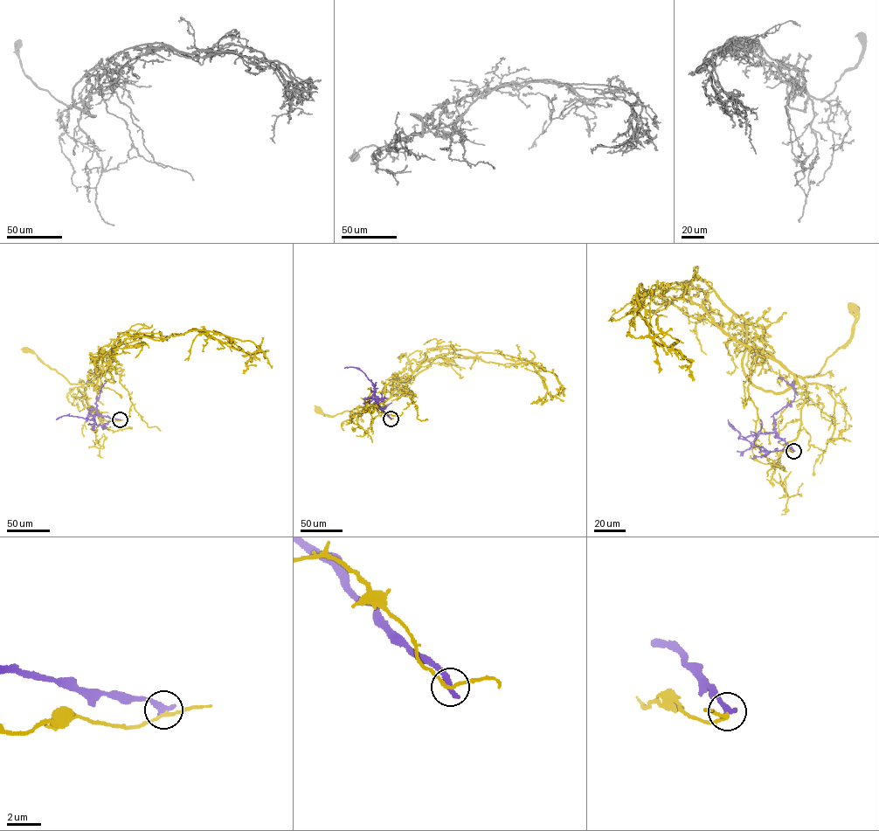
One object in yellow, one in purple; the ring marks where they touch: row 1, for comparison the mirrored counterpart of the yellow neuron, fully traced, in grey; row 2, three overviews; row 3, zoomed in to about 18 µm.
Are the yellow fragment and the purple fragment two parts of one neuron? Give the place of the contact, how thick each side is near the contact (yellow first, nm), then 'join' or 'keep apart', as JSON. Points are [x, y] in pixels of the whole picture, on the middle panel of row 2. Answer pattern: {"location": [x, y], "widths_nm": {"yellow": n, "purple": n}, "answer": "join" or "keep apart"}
{"location": [391, 418], "widths_nm": {"yellow": 180, "purple": 400}, "answer": "keep apart"}

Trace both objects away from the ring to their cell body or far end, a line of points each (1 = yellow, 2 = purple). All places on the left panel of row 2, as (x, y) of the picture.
1: (121, 420), (100, 419), (87, 401), (82, 384), (69, 383), (36, 354), (26, 349)
2: (121, 420), (98, 414), (91, 419), (68, 415), (56, 419)

